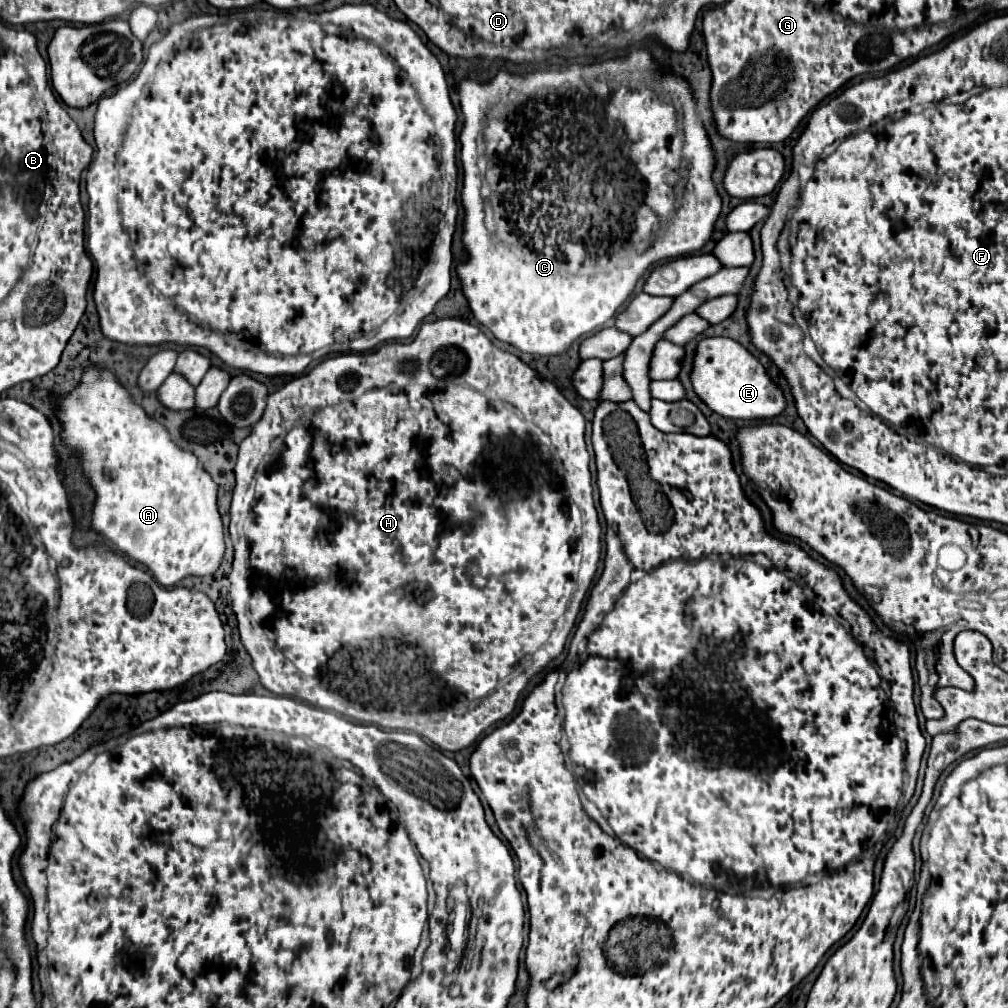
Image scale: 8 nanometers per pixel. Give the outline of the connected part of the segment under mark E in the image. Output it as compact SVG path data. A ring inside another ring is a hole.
M703 338L697 348L695 348L695 356L693 356L693 370L689 374L691 384L695 394L719 416L723 418L735 418L735 420L765 420L765 418L773 418L777 414L783 412L785 408L785 398L781 394L781 390L771 382L771 378L767 376L765 368L759 364L759 360L747 352L739 342L731 340L731 338Z

